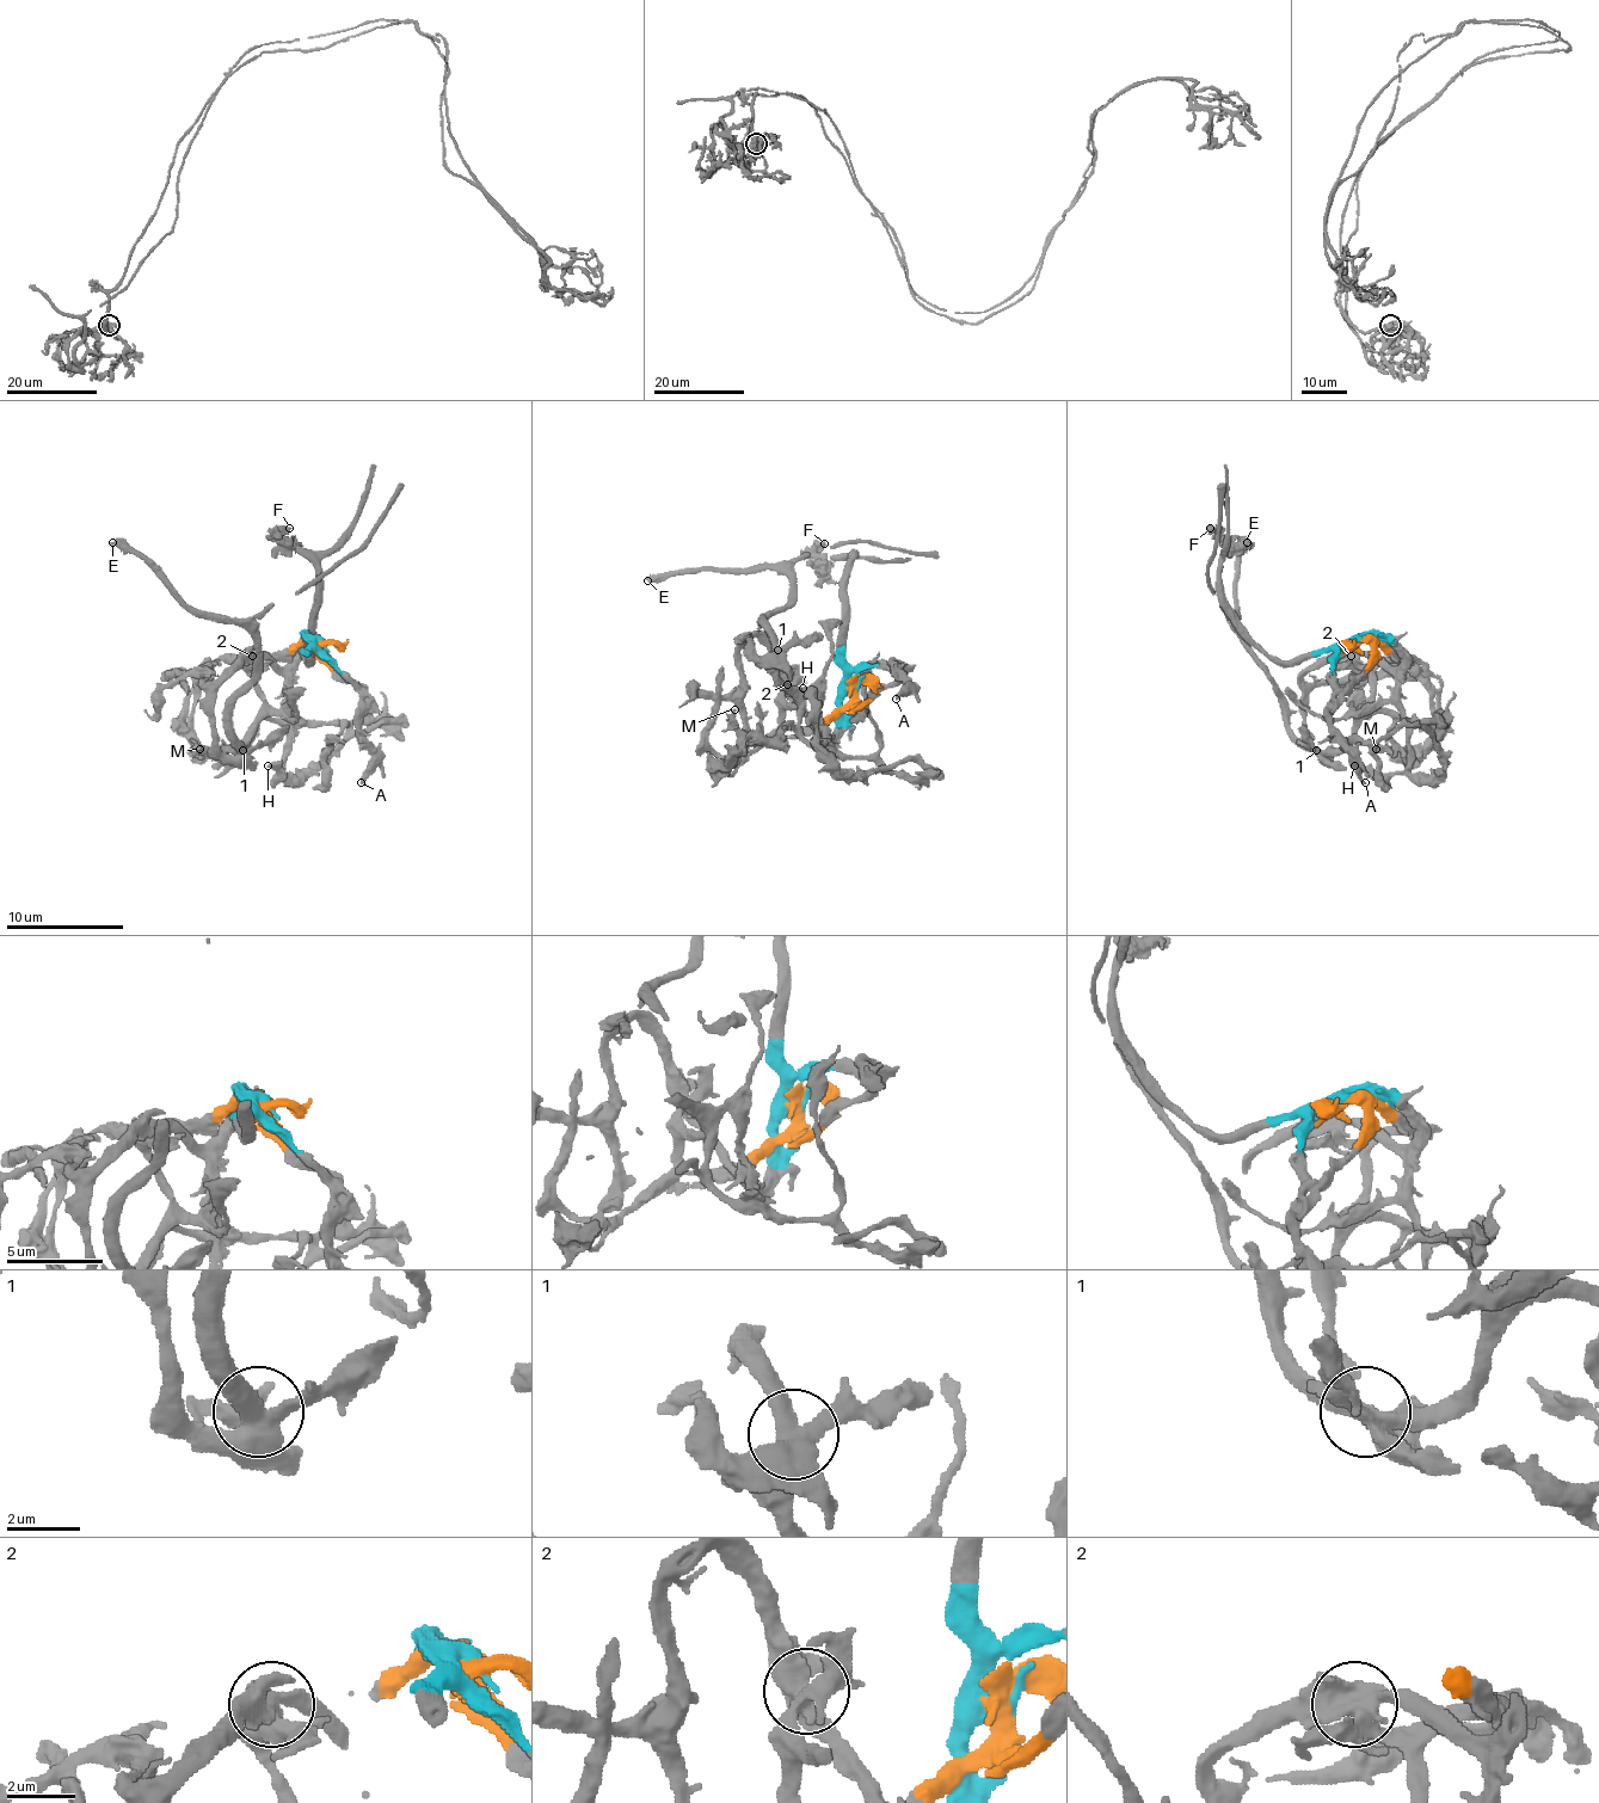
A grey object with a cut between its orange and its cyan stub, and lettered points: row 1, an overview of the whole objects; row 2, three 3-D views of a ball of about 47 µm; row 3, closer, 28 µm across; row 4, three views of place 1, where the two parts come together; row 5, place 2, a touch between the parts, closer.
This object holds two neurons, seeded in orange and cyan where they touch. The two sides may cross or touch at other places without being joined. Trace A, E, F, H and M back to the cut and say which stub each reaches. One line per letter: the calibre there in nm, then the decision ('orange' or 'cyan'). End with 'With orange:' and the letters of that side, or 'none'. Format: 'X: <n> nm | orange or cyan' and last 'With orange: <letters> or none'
A: 240 nm | cyan
E: 460 nm | orange
F: 500 nm | cyan
H: 300 nm | cyan
M: 190 nm | cyan
With orange: E

